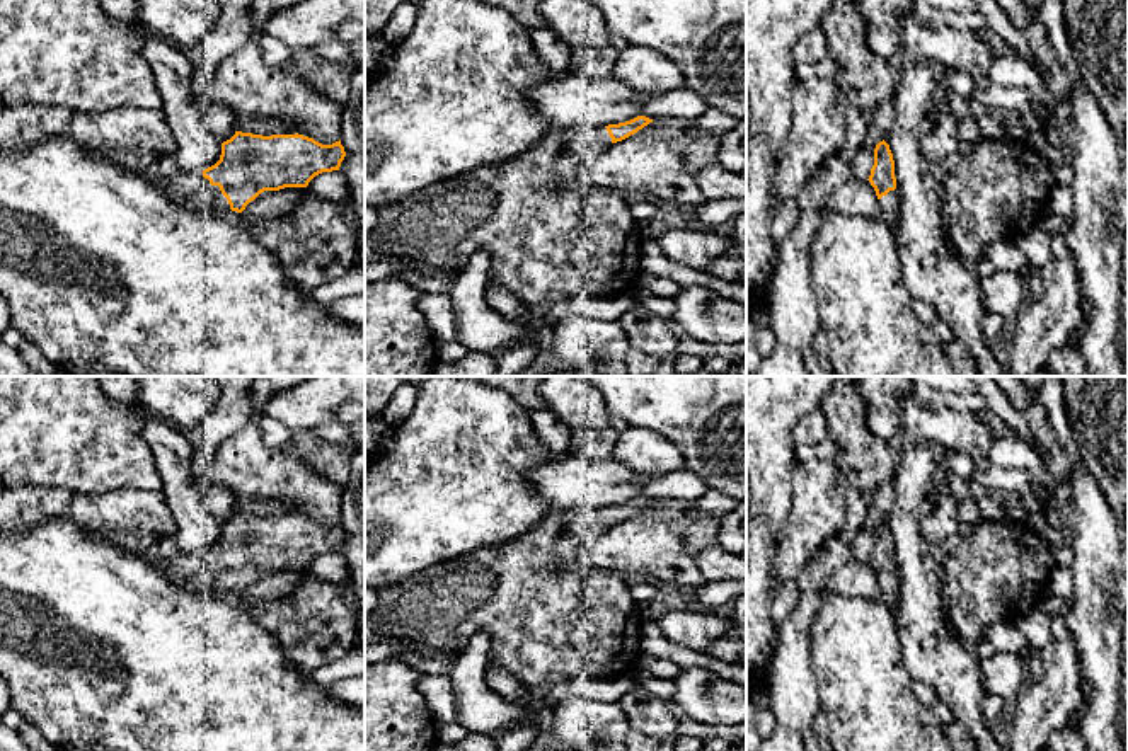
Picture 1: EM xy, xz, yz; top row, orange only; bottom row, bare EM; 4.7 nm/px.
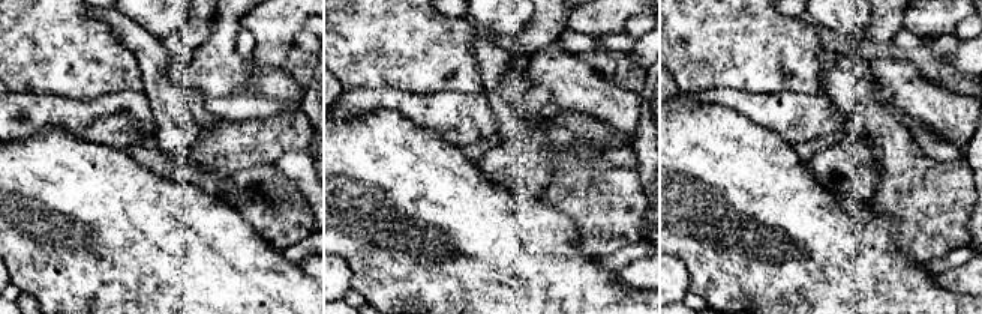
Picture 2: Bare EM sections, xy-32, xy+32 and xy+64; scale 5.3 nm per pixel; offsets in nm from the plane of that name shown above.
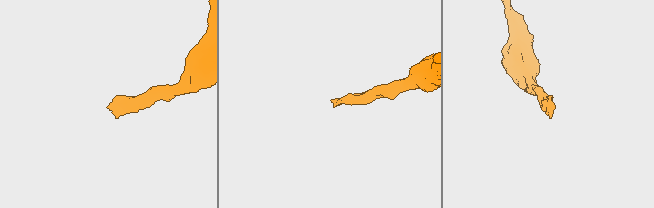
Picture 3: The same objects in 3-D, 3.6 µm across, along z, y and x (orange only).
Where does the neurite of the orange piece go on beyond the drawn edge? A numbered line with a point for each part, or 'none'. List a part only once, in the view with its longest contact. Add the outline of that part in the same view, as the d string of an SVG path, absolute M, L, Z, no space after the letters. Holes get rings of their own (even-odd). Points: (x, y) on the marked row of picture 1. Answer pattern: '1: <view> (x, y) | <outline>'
1: xy (188, 188) | M177 170L162 189L174 203L206 216L228 218L230 204L218 186L203 177L203 170Z

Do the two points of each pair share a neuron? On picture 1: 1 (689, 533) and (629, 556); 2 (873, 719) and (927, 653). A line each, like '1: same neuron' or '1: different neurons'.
1: same neuron
2: different neurons

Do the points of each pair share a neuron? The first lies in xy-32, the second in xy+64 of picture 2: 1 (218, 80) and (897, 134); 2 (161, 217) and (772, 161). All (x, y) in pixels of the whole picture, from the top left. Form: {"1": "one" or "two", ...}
{"1": "two", "2": "one"}

